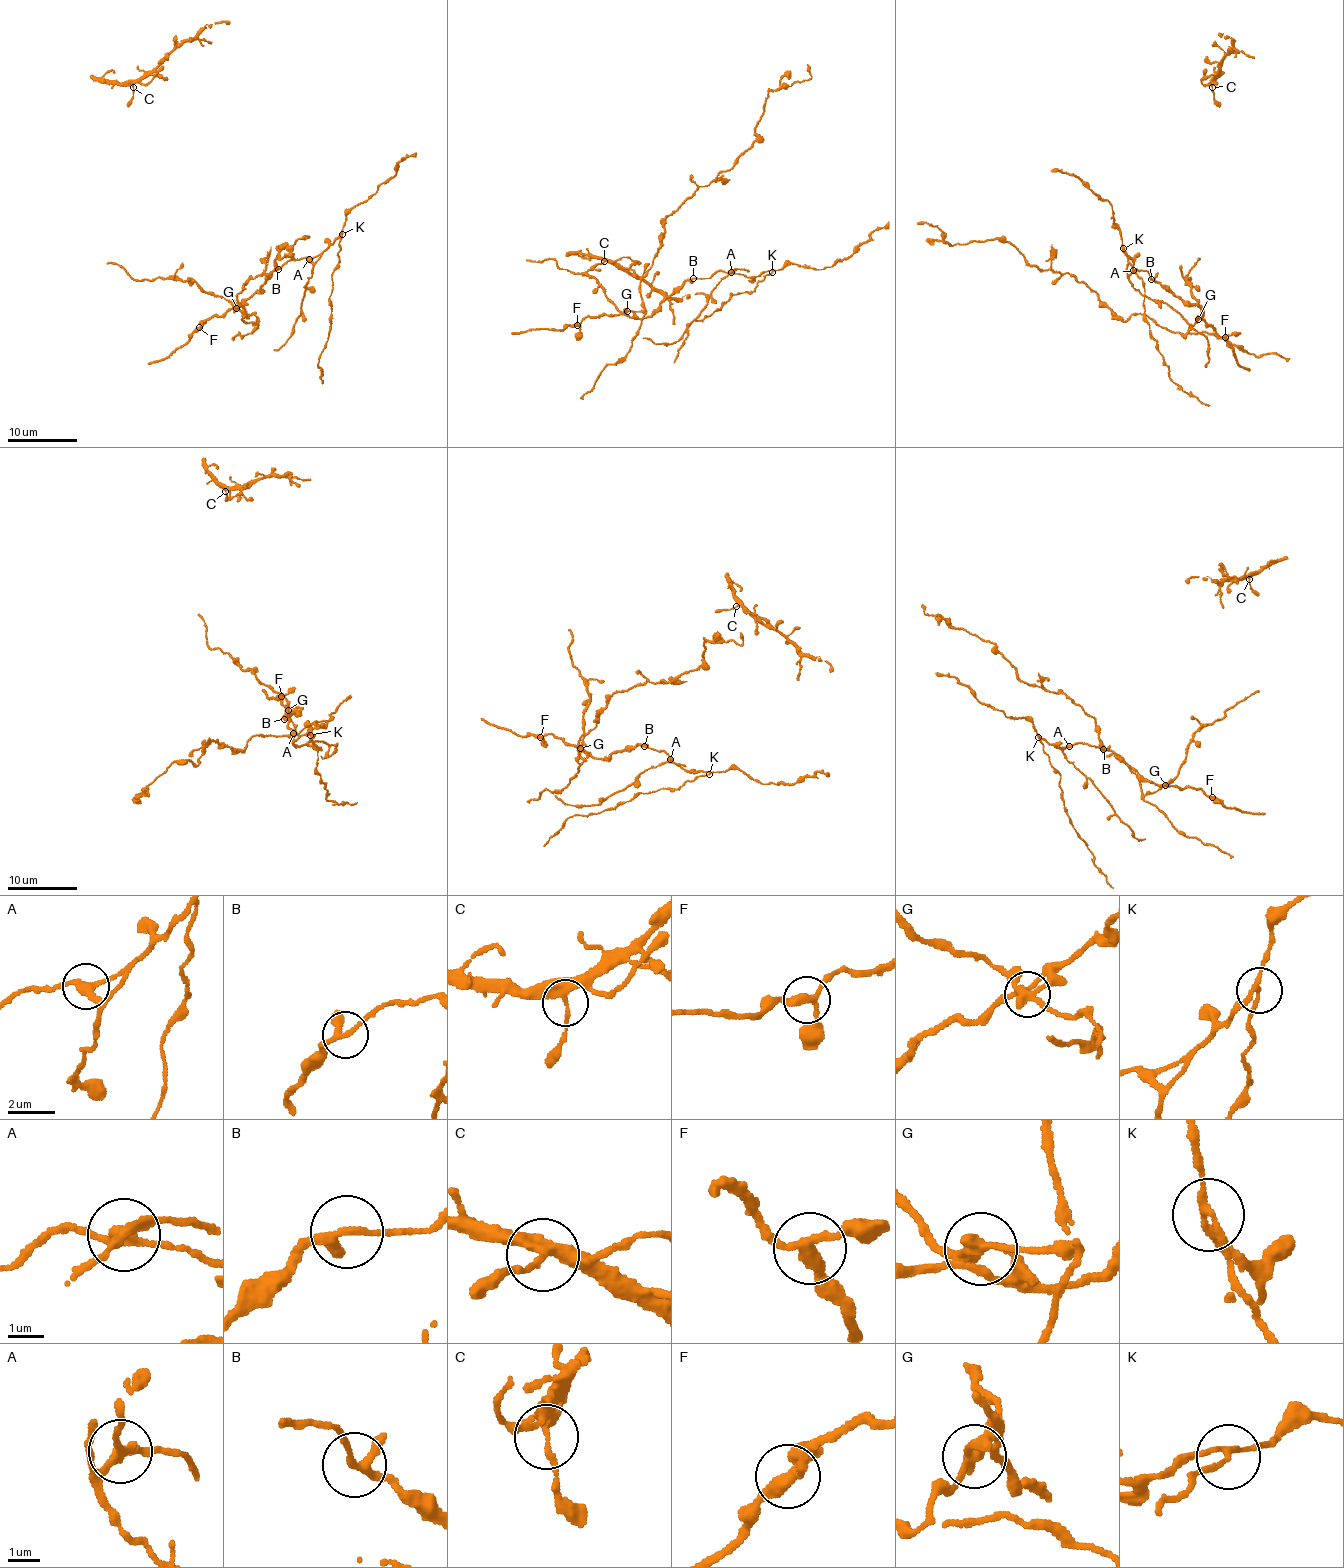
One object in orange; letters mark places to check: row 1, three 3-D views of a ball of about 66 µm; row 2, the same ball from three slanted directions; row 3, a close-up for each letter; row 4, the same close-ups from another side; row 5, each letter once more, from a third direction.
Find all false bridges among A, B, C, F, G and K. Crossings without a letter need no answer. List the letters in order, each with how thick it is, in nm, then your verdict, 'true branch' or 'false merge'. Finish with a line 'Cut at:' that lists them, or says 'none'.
A: calibre 260 nm; false merge
B: calibre 200 nm; true branch
C: calibre 300 nm; true branch
F: calibre 280 nm; true branch
G: calibre 280 nm; false merge
K: calibre 150 nm; false merge
Cut at: A, G, K

